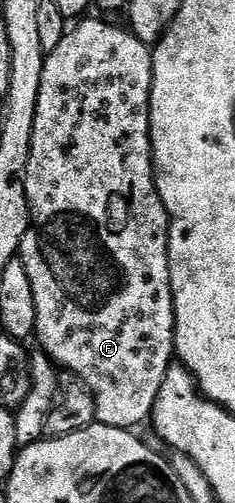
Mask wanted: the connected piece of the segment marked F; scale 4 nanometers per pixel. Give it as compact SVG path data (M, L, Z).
M82 19L78 25L69 30L64 39L60 39L60 47L46 55L44 63L44 75L40 75L40 99L36 103L36 123L32 127L32 151L28 155L28 171L26 172L26 194L30 204L30 225L24 231L24 239L20 250L20 259L28 271L28 279L32 283L32 295L36 299L36 341L39 341L41 352L45 353L59 370L73 373L77 380L88 386L94 394L96 403L97 424L116 427L117 429L137 430L141 421L149 422L154 412L154 404L160 395L160 387L164 383L164 375L169 371L175 360L174 351L174 296L170 286L170 260L168 259L168 234L170 231L170 217L166 214L164 203L158 194L158 188L154 182L154 152L150 149L150 92L152 91L152 79L154 78L154 55L151 46L140 43L136 35L129 28L118 25L109 25L106 21L86 21Z

